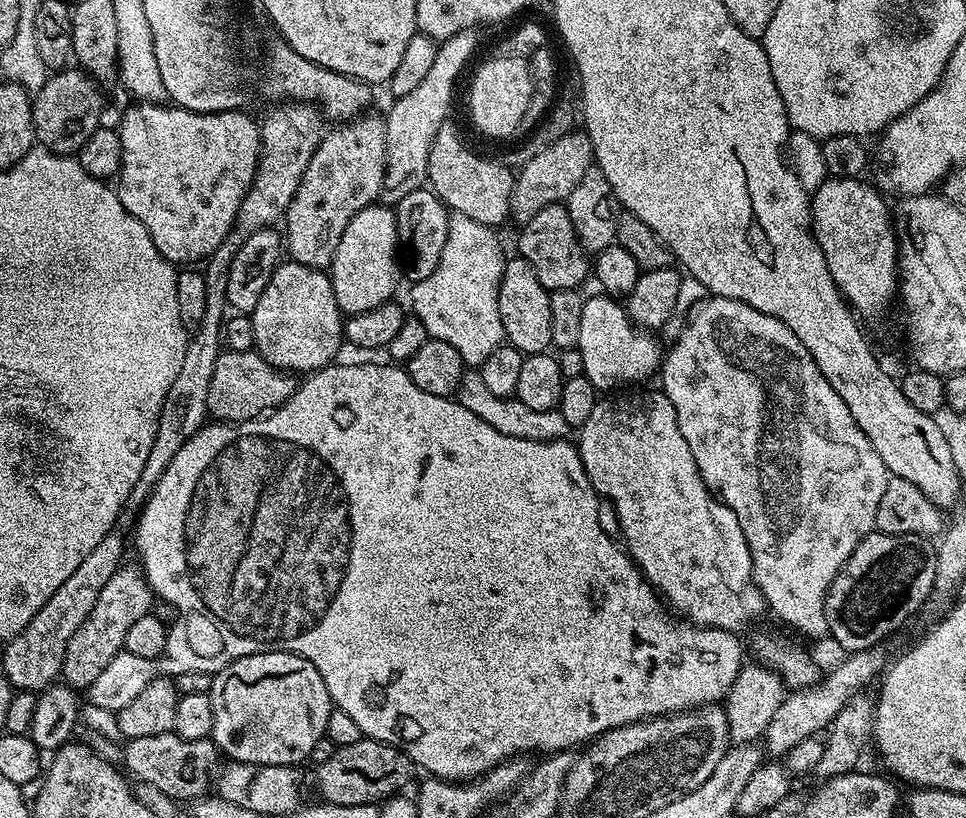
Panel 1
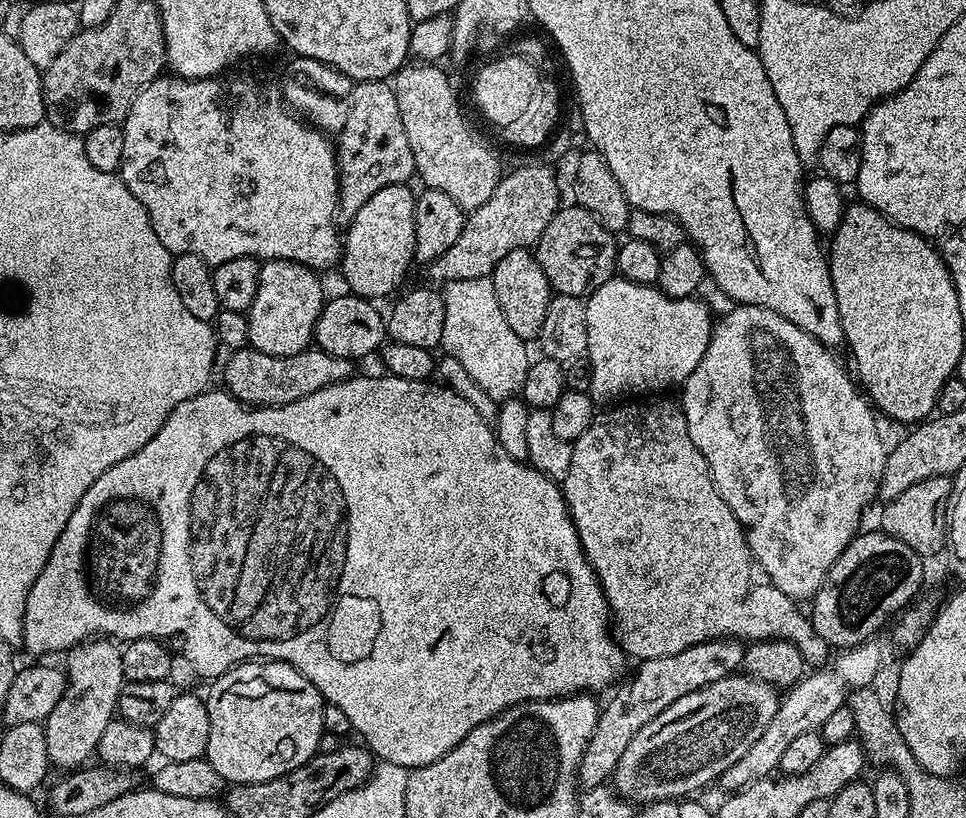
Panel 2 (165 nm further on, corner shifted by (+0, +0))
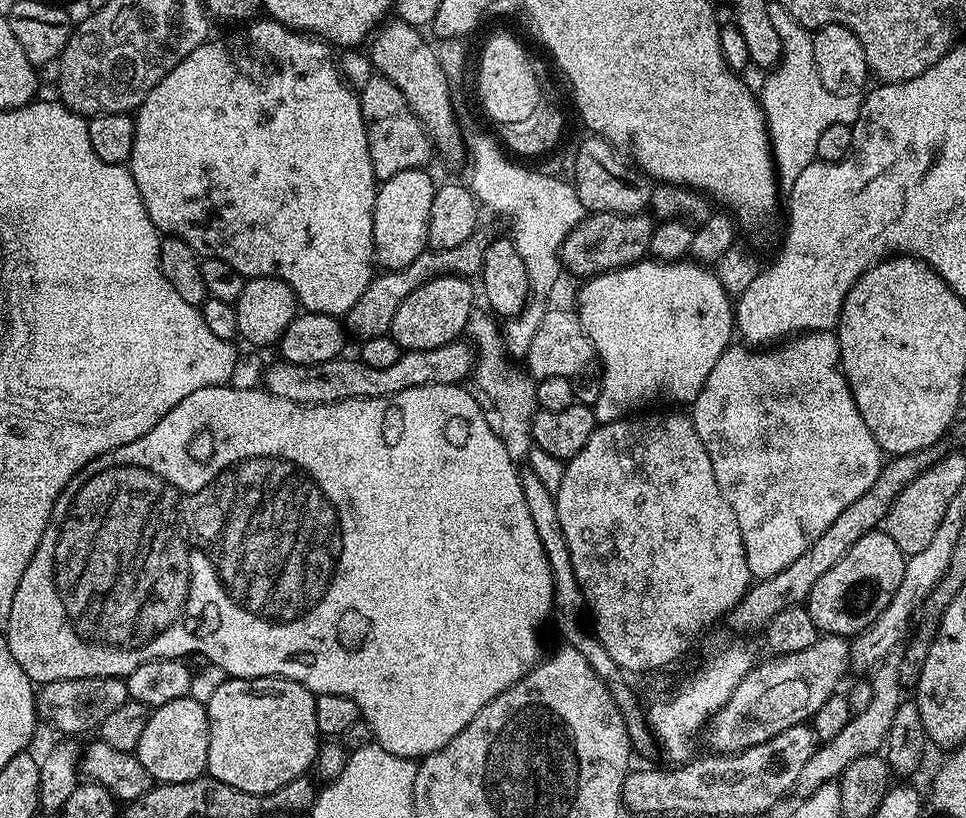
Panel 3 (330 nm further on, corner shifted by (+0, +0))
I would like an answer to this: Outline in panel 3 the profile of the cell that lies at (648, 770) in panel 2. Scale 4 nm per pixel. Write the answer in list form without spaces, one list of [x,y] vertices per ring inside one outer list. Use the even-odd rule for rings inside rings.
[[[821,635],[806,650],[773,655],[744,675],[728,701],[710,717],[712,748],[716,754],[741,752],[766,742],[782,730],[811,721],[826,702],[837,695],[840,679],[850,668],[849,641],[843,636]]]

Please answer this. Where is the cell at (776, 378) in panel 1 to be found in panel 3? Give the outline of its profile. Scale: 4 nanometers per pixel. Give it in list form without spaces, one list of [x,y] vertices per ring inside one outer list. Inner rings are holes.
[[[832,330],[796,334],[763,350],[753,350],[740,342],[733,343],[722,354],[722,358],[714,362],[714,370],[710,370],[702,390],[690,405],[690,415],[694,430],[698,430],[698,438],[702,438],[702,446],[706,446],[706,454],[710,454],[710,466],[714,466],[718,490],[722,490],[722,498],[730,502],[730,510],[734,510],[734,518],[738,518],[738,530],[742,530],[742,542],[746,550],[746,566],[750,566],[756,580],[770,578],[778,574],[778,570],[786,570],[790,562],[802,558],[808,547],[832,525],[834,518],[838,518],[838,514],[842,514],[850,502],[862,498],[862,494],[874,486],[882,467],[880,444],[874,434],[870,434],[870,426],[862,422],[862,414],[858,414],[848,379],[840,367],[840,342]]]

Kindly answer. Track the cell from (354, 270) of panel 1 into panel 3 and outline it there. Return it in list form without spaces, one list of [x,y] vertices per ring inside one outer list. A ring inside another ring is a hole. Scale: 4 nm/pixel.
[[[422,168],[402,170],[402,174],[394,174],[377,187],[374,202],[374,260],[381,269],[410,266],[410,262],[414,262],[414,258],[428,248],[430,205],[434,203],[438,187],[437,181],[432,181],[428,174]]]

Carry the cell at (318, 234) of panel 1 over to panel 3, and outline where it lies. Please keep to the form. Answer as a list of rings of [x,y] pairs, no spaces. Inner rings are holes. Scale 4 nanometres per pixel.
[[[374,74],[370,82],[359,89],[358,95],[362,118],[368,125],[370,162],[377,181],[389,180],[394,174],[402,174],[402,170],[427,169],[434,157],[434,145],[428,130],[422,126],[414,110],[410,110],[406,98],[402,98],[402,90],[398,90],[398,86],[384,76]]]

